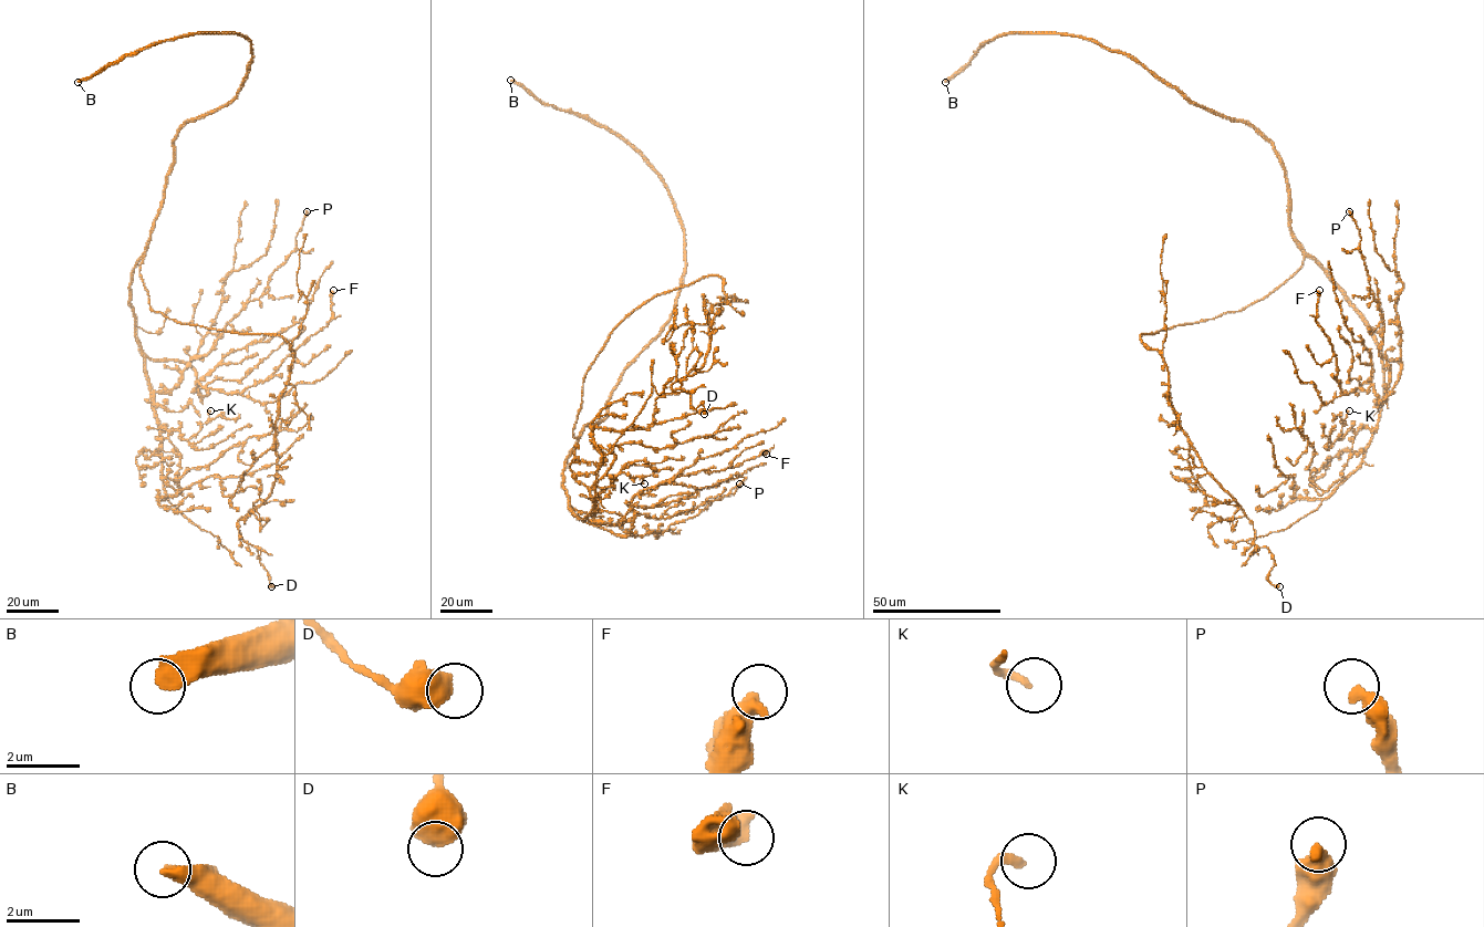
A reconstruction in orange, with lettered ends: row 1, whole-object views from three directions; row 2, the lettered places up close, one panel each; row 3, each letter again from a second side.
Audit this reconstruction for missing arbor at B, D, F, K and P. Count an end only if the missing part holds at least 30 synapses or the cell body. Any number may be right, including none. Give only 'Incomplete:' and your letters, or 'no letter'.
Incomplete: B

